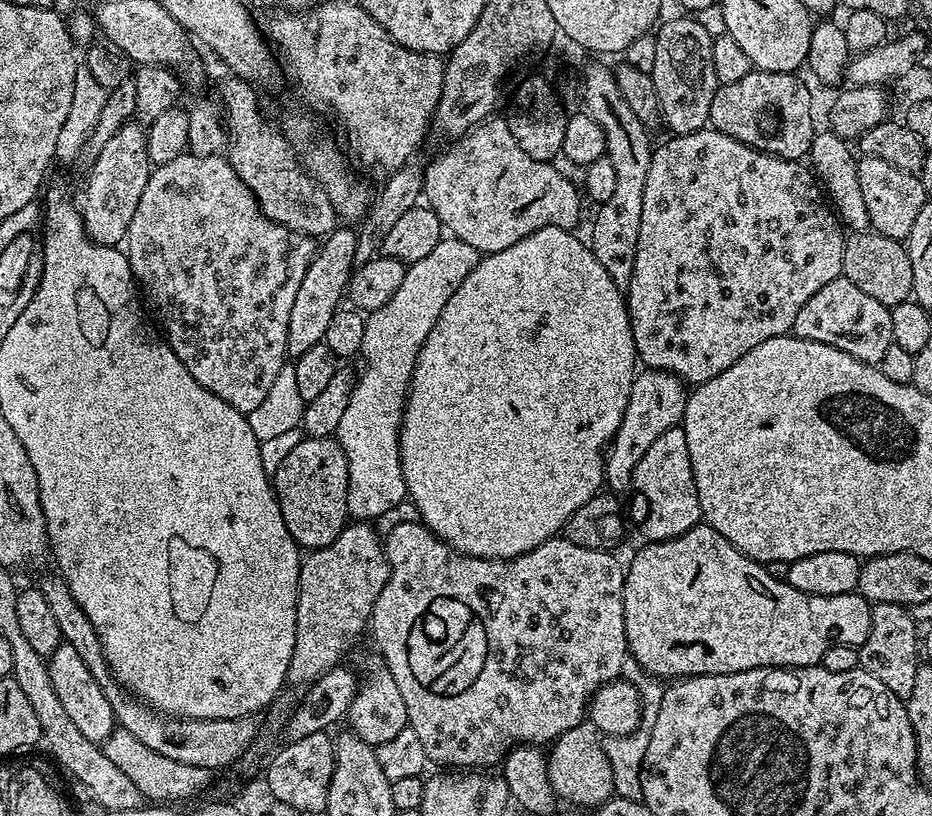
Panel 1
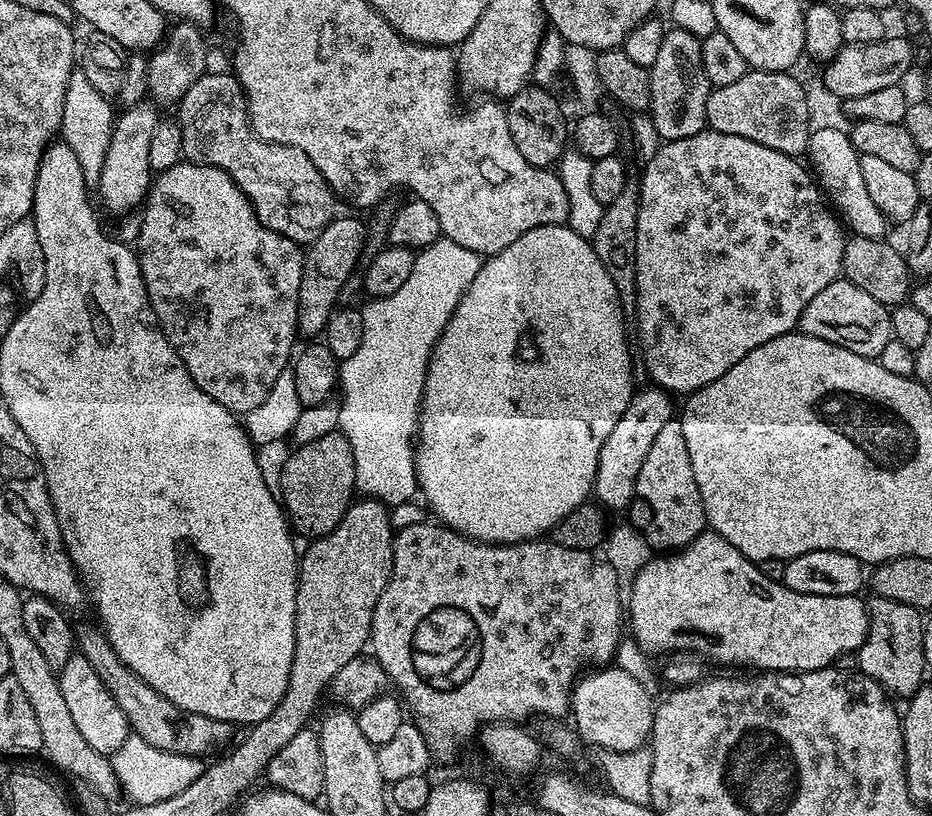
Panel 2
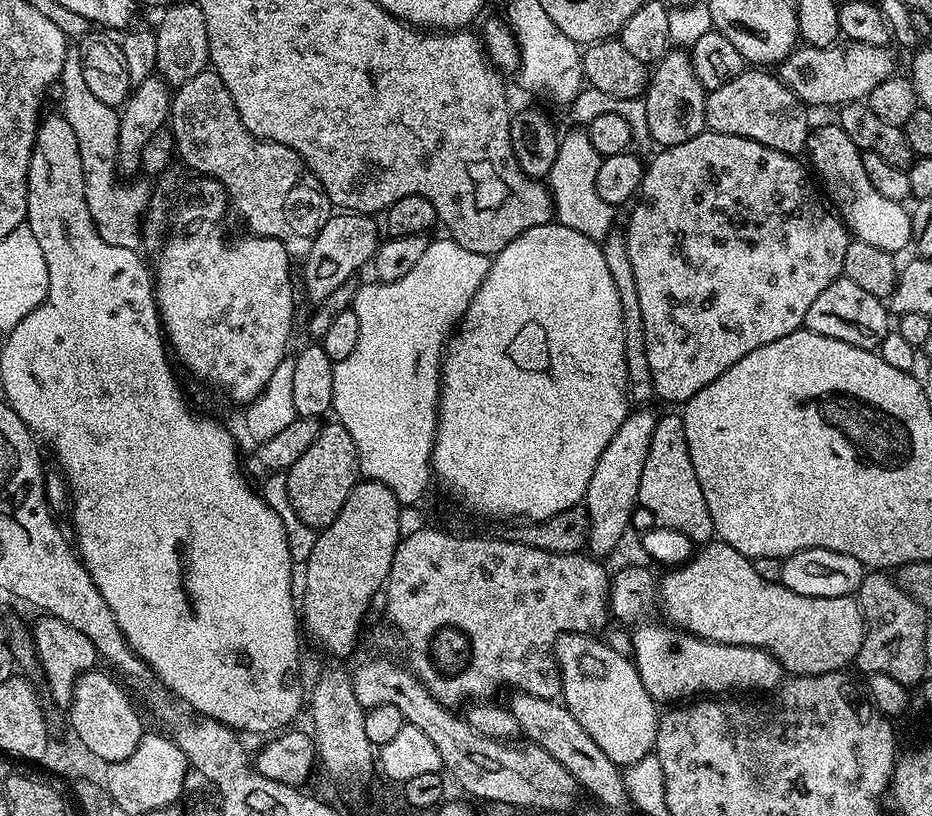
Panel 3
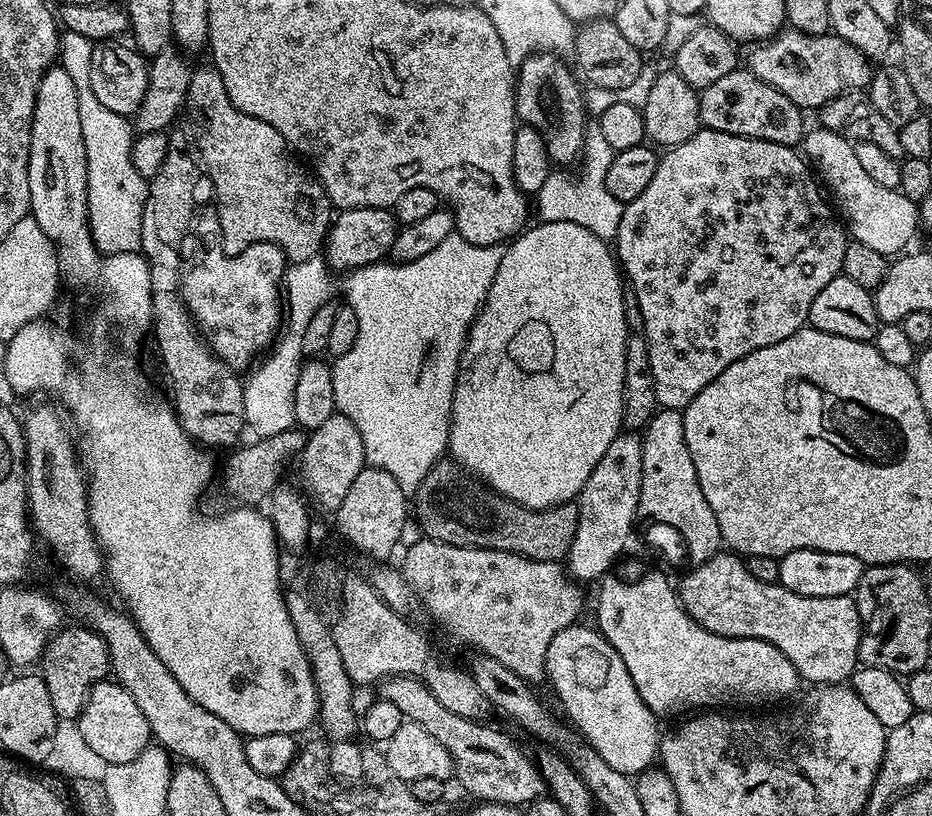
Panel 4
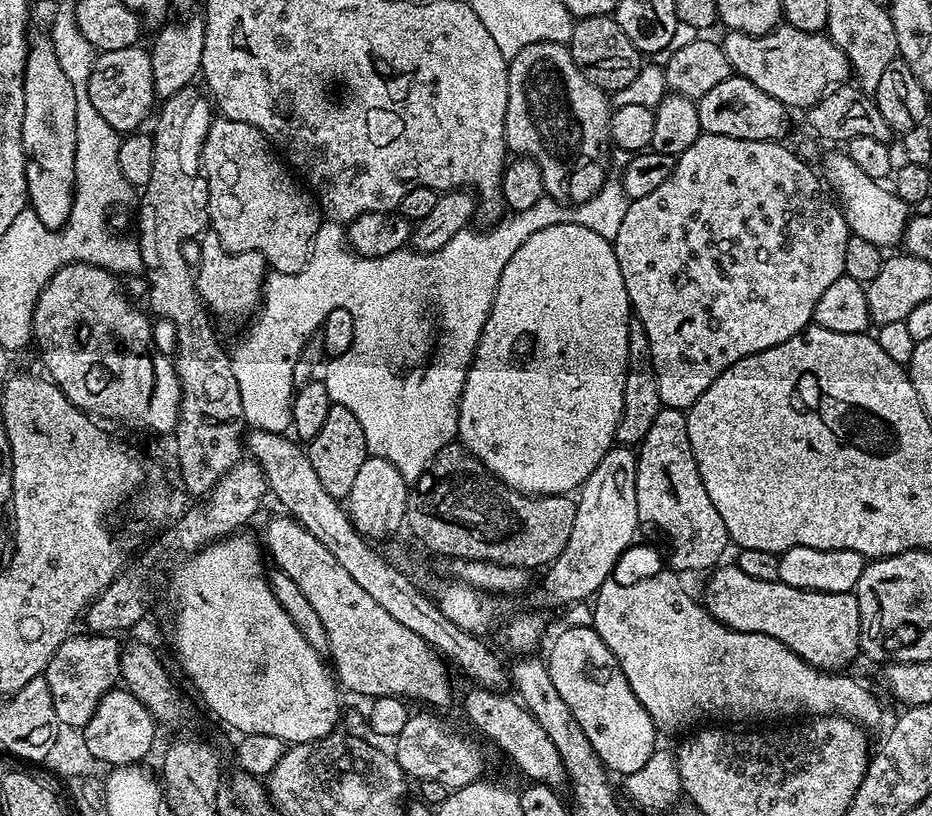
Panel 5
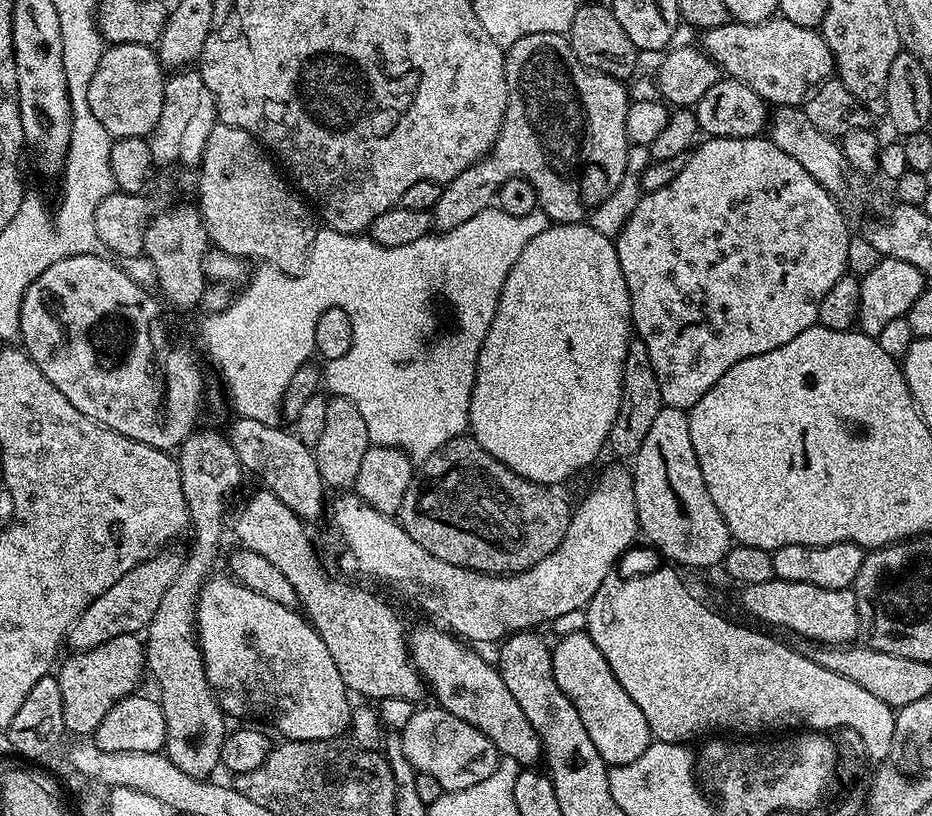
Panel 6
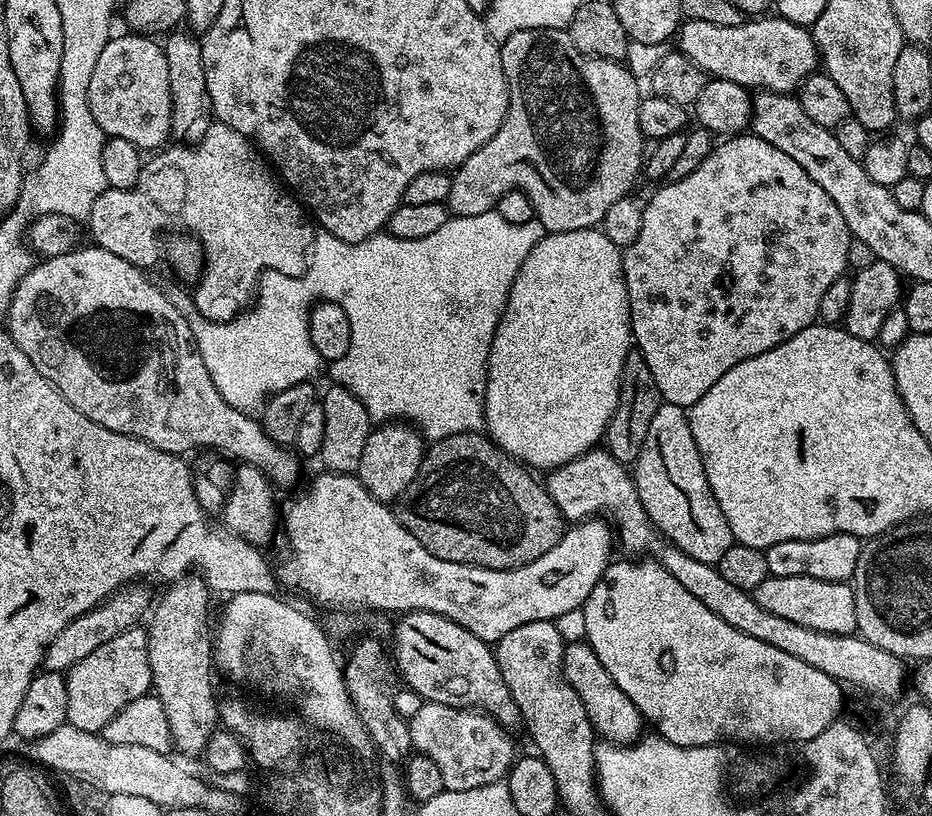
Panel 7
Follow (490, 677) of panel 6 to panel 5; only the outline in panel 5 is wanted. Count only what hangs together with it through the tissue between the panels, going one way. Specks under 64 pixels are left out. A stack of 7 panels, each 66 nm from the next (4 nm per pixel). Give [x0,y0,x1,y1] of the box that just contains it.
[464,687,569,790]

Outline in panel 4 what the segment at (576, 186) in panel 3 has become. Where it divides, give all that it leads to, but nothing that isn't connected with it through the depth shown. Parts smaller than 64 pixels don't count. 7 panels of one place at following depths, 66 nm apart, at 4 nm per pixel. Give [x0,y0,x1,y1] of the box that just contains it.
[534,120,624,242]

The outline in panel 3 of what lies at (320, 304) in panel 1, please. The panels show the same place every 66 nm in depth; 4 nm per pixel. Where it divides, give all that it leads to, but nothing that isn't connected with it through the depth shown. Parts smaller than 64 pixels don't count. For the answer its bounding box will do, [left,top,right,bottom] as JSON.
[303,211,382,305]

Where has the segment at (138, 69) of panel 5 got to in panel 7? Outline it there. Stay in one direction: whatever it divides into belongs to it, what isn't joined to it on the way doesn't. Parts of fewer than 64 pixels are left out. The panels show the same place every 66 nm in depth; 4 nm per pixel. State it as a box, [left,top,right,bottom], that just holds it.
[87,33,171,152]

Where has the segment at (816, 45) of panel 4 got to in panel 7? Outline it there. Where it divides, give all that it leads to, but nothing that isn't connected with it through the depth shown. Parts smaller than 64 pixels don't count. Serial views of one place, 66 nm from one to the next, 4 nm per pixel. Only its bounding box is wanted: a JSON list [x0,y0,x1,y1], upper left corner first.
[678,14,818,93]

